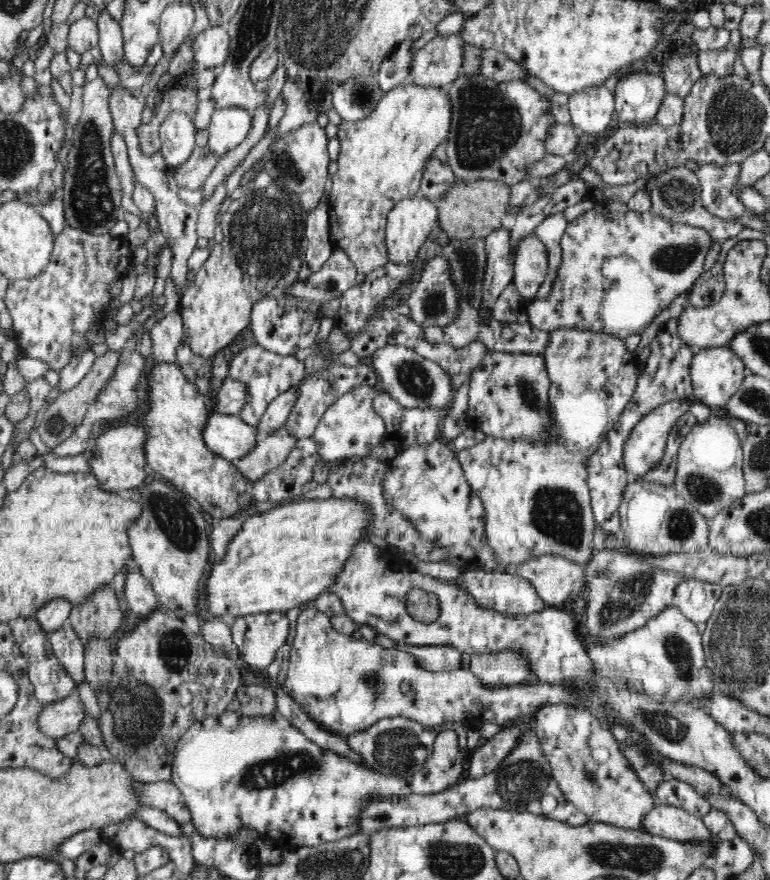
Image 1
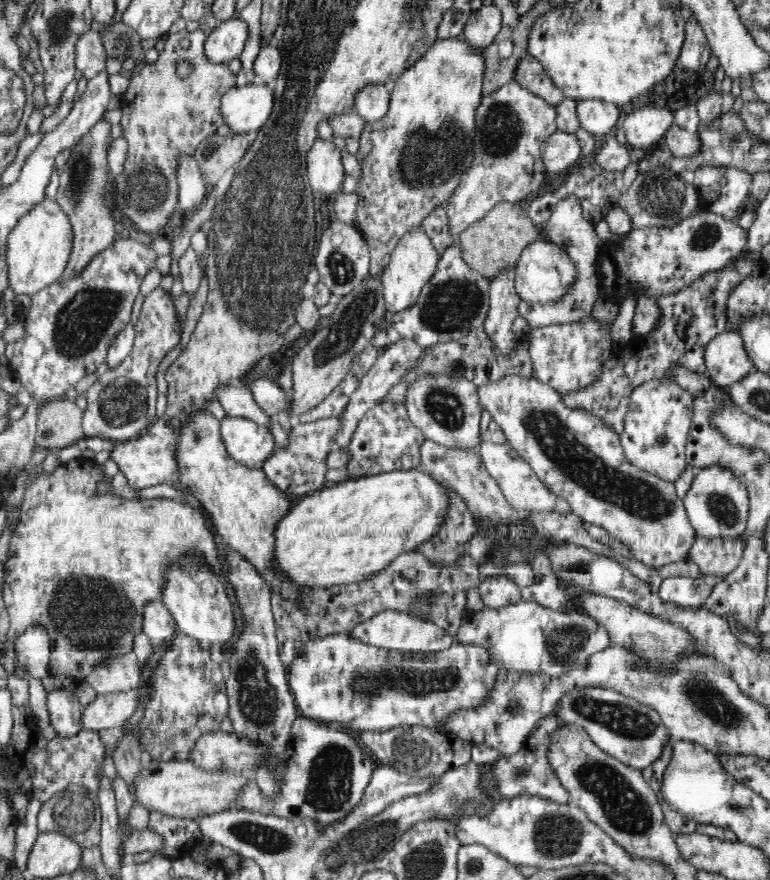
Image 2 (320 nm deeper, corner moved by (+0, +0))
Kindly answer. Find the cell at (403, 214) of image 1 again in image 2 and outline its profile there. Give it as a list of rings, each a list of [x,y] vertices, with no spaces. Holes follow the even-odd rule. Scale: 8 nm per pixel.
[[[412,227],[398,241],[390,254],[390,262],[382,272],[382,294],[388,317],[406,311],[418,301],[423,287],[434,276],[439,255],[430,237],[420,227]]]

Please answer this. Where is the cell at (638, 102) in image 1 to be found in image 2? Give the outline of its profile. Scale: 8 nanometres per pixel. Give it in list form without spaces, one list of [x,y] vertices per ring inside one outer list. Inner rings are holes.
[[[644,106],[627,114],[622,126],[628,144],[646,150],[661,144],[673,123],[673,111],[668,106]]]

